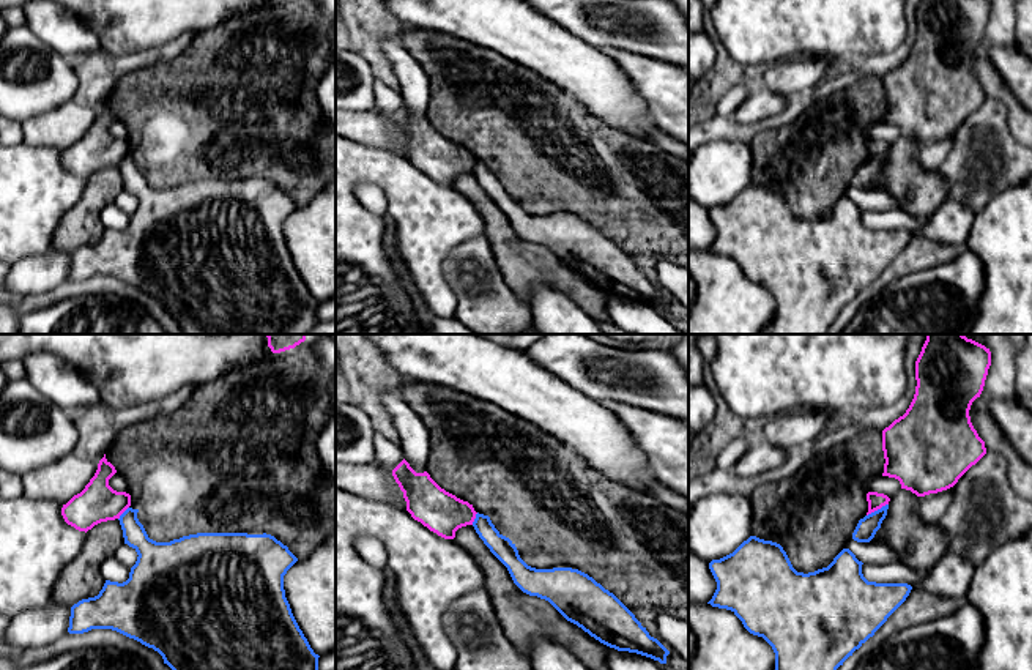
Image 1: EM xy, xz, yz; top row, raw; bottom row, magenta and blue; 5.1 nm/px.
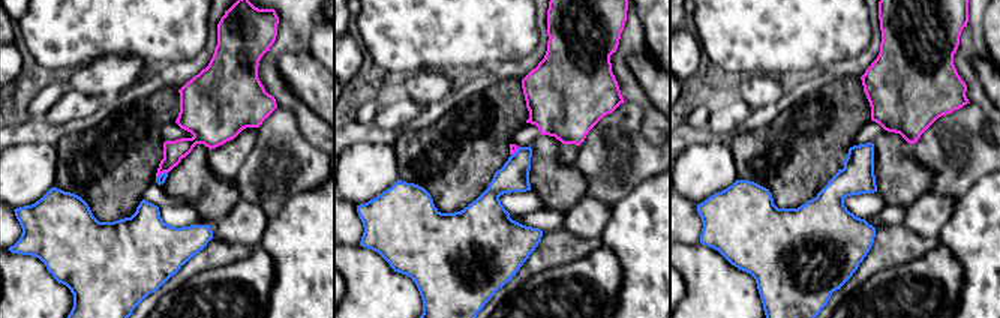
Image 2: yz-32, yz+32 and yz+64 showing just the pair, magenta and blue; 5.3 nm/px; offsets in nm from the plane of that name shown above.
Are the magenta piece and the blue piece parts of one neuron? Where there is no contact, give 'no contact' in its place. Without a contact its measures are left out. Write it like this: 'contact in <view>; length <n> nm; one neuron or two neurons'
contact in yz; length 130 nm; one neuron

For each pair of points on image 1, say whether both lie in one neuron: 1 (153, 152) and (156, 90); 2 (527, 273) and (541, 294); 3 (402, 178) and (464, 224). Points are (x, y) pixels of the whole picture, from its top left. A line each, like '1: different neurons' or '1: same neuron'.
1: same neuron
2: different neurons
3: same neuron

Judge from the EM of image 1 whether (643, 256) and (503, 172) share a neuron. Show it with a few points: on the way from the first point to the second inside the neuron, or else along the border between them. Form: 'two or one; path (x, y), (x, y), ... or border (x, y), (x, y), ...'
one; path (615, 219), (567, 172), (539, 172)

